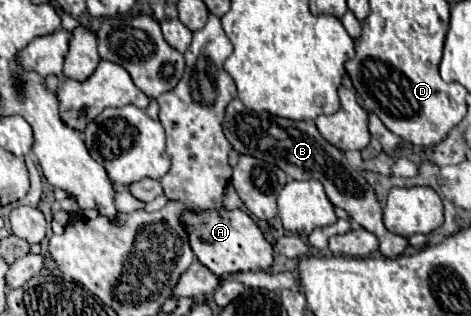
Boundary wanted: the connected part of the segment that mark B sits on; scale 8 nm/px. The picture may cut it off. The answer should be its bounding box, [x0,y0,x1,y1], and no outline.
[223,98,407,258]

